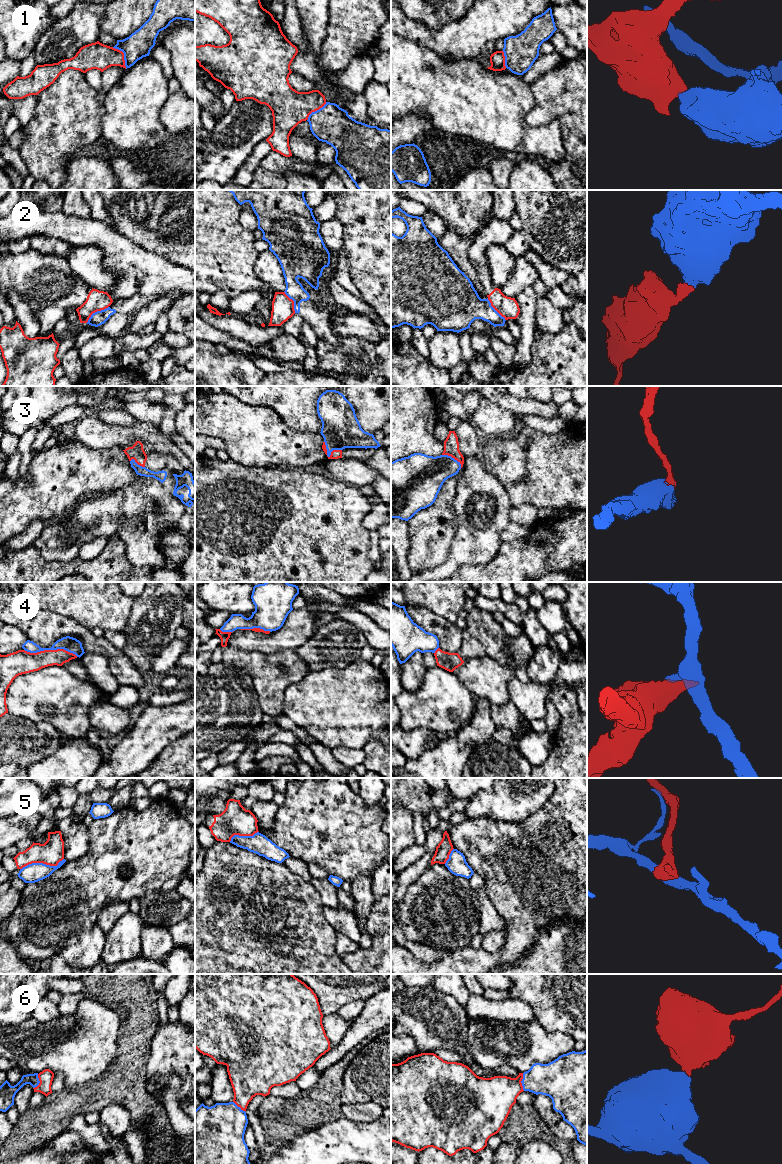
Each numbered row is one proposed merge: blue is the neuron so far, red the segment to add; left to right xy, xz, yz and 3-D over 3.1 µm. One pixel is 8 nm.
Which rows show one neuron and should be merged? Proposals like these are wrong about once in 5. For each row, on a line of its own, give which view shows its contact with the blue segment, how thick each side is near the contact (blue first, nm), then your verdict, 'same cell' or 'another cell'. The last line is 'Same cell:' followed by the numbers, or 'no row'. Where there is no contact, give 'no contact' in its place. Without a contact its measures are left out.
1: meets blue in xy; 200 nm thick on the blue side, 220 nm on the other; another cell
2: meets blue in xy; 120 nm thick on the blue side, 160 nm on the other; another cell
3: meets blue in xz; 300 nm thick on the blue side, 80 nm on the other; same cell
4: meets blue in xy; 120 nm thick on the blue side, 180 nm on the other; another cell
5: meets blue in xy; 150 nm thick on the blue side, 190 nm on the other; another cell
6: meets blue in yz; 260 nm thick on the blue side, 320 nm on the other; same cell
Same cell: 3, 6

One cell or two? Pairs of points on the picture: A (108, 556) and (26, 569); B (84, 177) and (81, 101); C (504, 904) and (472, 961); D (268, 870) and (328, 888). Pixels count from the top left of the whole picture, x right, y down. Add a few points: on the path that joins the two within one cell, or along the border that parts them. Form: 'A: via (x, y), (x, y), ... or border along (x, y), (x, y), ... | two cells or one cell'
A: via (88, 568), (46, 569) | one cell
B: border along (75, 155), (67, 164), (66, 178) | two cells
C: via (513, 924), (513, 944), (498, 959), (492, 961) | one cell
D: border along (309, 882), (318, 892), (322, 904) | two cells

